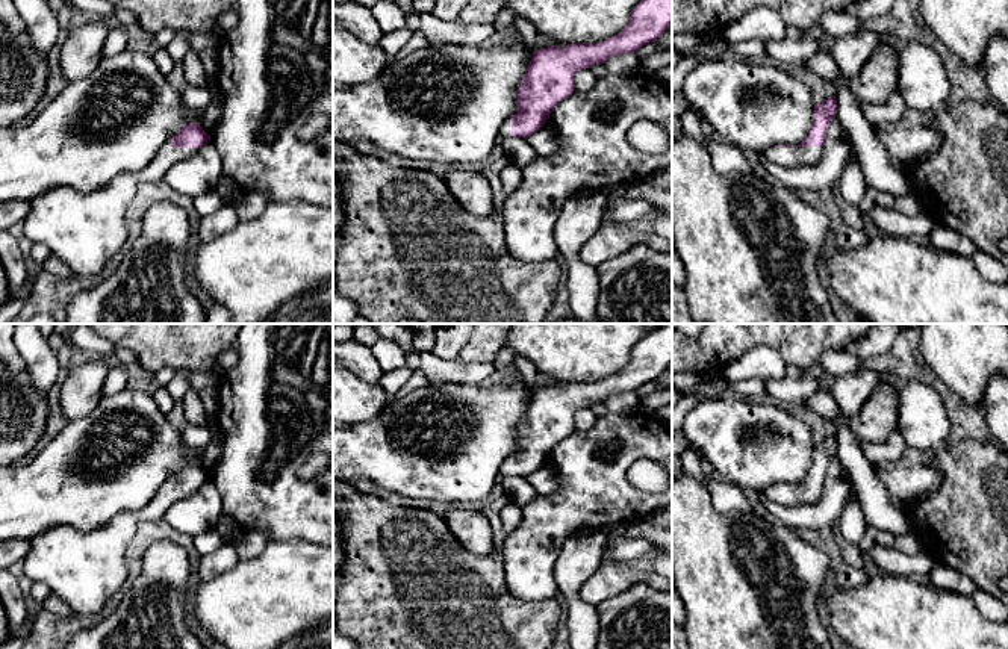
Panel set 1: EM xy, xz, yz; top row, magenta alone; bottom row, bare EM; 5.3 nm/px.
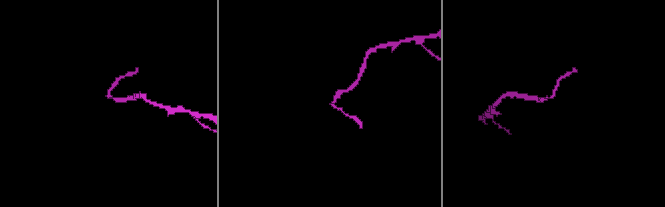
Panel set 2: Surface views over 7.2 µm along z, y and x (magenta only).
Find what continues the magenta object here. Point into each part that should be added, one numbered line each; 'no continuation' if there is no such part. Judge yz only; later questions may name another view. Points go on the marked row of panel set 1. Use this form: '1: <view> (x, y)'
1: yz (787, 156)

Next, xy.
1: xy (85, 230)

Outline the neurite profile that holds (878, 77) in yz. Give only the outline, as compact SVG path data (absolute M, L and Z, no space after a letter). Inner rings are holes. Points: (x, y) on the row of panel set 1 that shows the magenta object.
M882 41L849 82L852 94L861 103L882 104L898 89L898 44Z

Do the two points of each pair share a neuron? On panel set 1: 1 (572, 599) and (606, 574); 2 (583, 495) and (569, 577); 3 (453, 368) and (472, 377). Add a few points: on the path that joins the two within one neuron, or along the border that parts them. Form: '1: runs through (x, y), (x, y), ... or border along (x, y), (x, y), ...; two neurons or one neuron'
1: border along (598, 566), (578, 589), (578, 596), (592, 605); two neurons
2: border along (598, 530), (571, 534), (563, 543), (556, 563); two neurons
3: runs through (457, 372), (468, 374); one neuron

